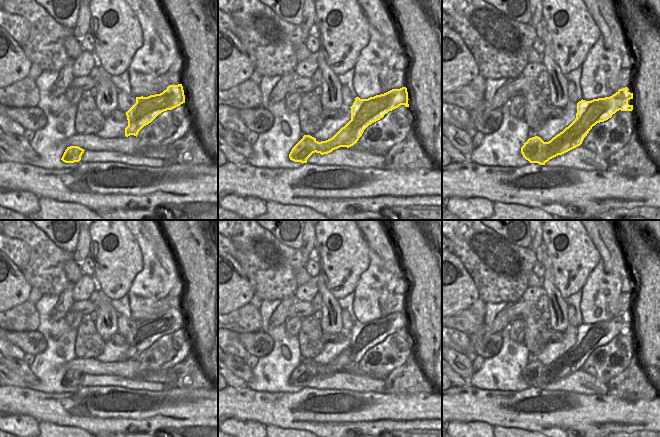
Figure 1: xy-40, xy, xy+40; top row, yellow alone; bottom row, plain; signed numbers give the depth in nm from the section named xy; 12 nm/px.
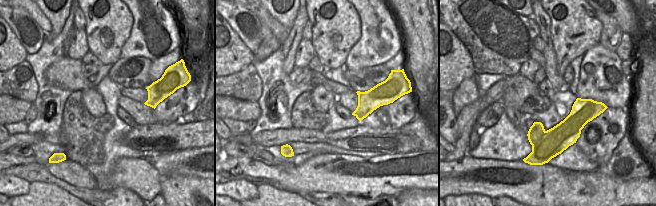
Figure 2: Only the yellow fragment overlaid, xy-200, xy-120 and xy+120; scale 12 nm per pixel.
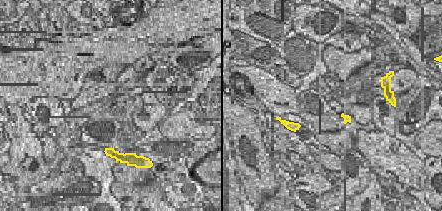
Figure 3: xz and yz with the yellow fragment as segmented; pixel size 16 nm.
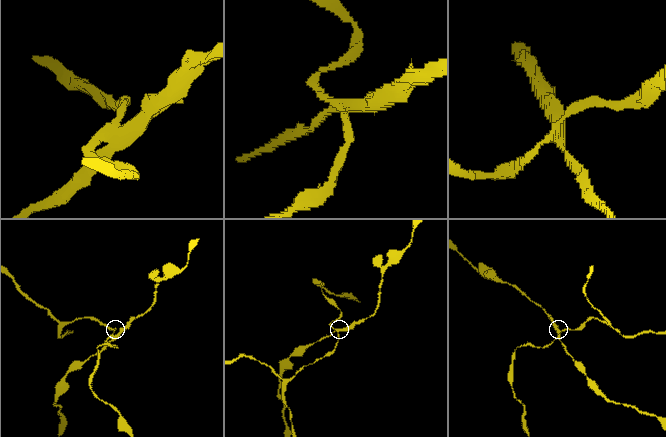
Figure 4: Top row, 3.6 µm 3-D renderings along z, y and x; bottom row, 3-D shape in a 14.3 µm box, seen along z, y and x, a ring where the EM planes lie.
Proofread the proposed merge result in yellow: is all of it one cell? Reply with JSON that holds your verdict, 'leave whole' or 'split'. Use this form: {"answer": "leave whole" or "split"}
{"answer": "split"}

